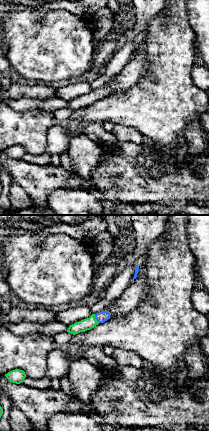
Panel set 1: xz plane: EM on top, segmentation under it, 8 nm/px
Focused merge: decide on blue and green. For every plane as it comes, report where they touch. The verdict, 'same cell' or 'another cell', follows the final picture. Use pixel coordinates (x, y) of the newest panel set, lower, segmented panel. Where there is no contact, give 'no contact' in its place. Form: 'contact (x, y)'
contact (95, 318)

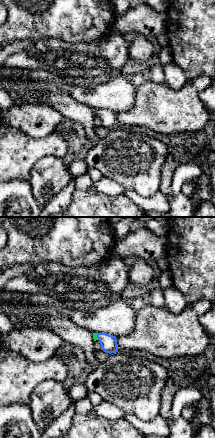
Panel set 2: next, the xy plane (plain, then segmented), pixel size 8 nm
contact (97, 336)

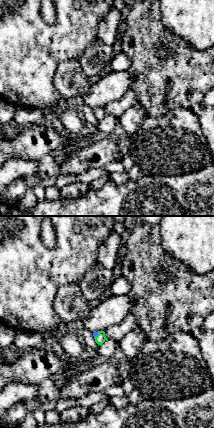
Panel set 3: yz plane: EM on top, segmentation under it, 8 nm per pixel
contact (96, 335)

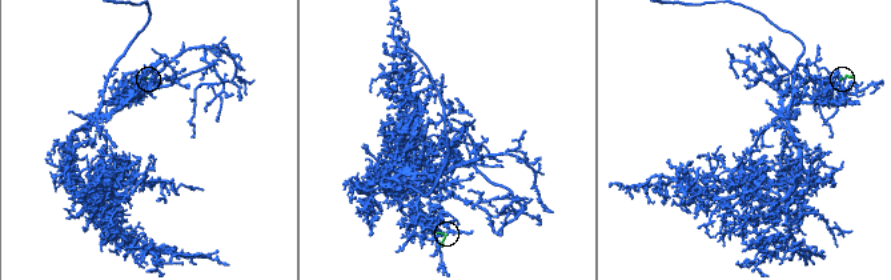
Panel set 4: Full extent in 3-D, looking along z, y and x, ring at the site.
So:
same cell

